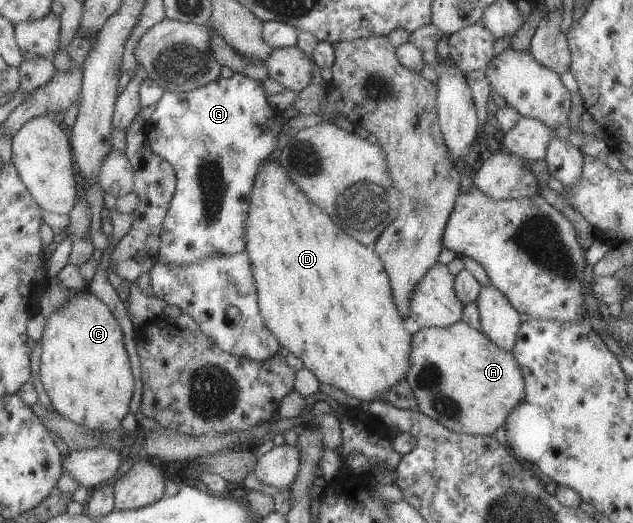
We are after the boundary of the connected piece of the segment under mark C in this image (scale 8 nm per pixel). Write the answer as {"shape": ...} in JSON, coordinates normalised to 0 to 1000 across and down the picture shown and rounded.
{"shape":[[[141,554],[136,560],[123,558],[96,593],[87,595],[82,606],[74,610],[63,654],[65,727],[85,786],[100,799],[155,828],[174,830],[186,824],[193,803],[205,790],[213,738],[193,627],[171,585]]]}

